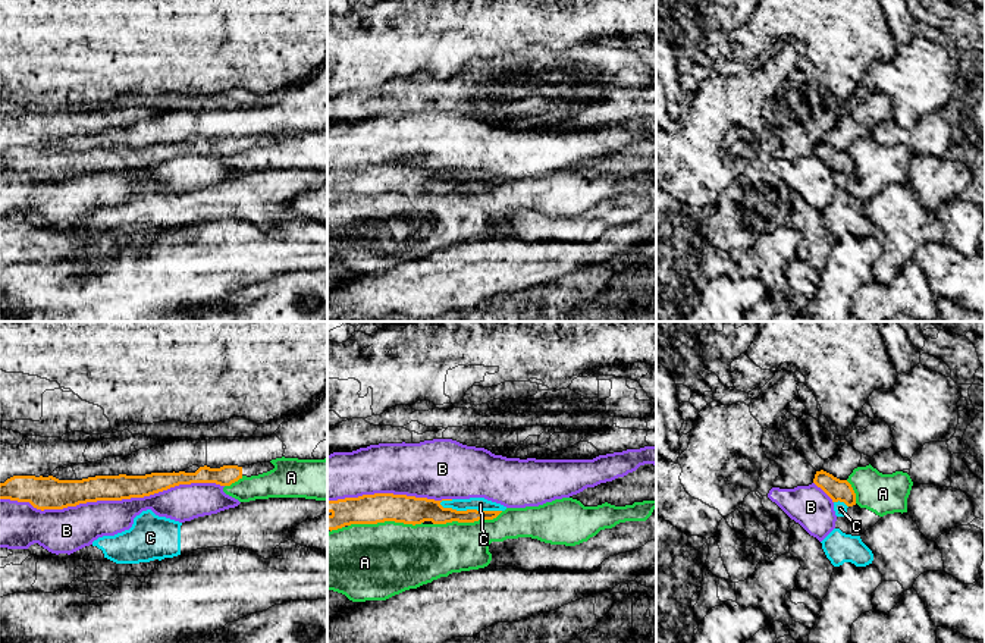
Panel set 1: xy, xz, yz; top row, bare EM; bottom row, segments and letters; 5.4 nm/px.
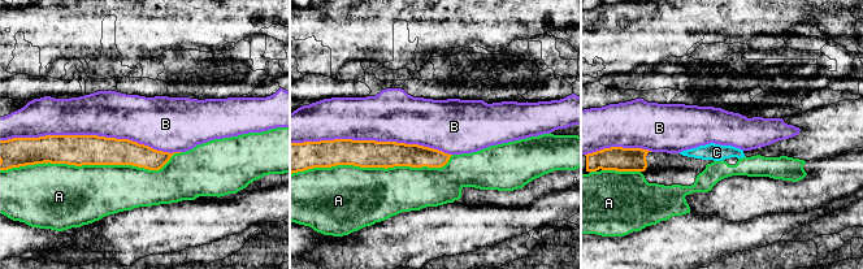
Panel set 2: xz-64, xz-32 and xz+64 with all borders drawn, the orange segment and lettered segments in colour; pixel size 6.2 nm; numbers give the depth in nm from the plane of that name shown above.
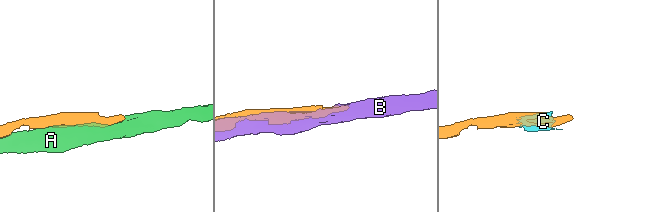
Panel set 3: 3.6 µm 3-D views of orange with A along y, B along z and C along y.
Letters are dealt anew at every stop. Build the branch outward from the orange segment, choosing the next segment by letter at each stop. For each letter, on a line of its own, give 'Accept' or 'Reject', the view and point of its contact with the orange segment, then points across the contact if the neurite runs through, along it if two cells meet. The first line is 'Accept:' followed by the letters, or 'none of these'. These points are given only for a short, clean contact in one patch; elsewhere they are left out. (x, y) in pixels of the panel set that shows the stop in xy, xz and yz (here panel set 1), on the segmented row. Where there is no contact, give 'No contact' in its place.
Accept: none of these
A: Reject. Touches orange at xz (385, 520)
B: Reject. Touches orange at xy (112, 499)
C: Reject. Touches orange at xz (470, 510). Boundary: xz (439, 502), (444, 507), (457, 510), (501, 511)

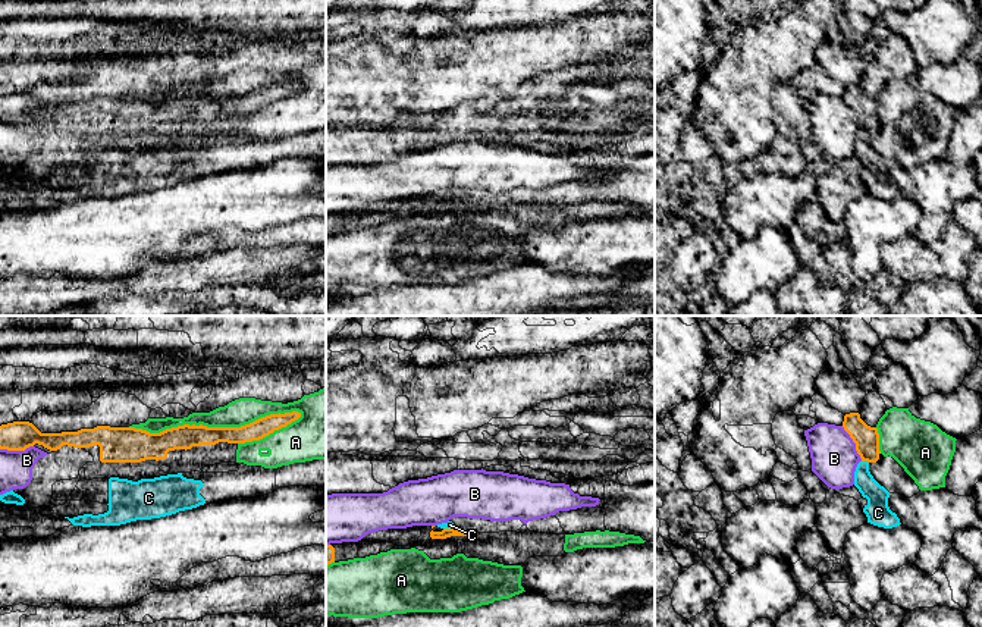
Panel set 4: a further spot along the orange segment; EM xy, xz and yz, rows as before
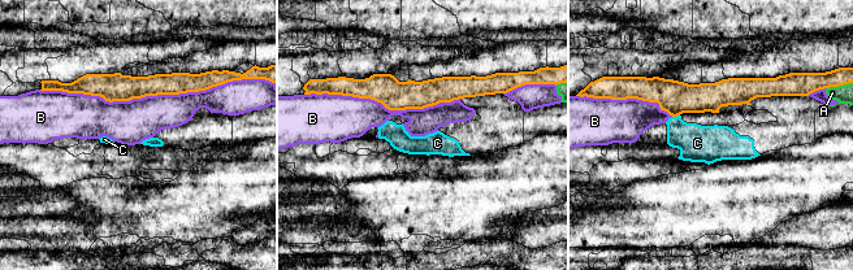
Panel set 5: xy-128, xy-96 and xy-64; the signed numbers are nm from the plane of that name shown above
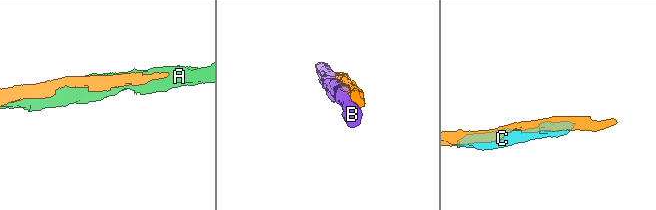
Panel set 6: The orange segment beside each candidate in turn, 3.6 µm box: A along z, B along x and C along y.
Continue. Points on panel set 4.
Accept: none of these
A: Reject. Touches orange at xy (215, 428)
B: Reject. Touches orange at yz (855, 442)
C: Reject. Touches orange at yz (865, 460). Boundary: yz (862, 460), (868, 463)

